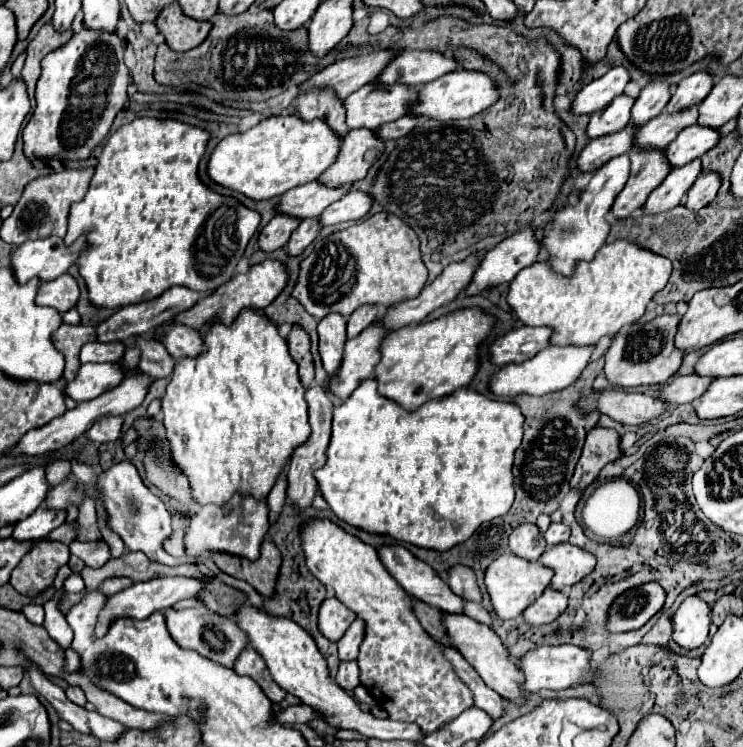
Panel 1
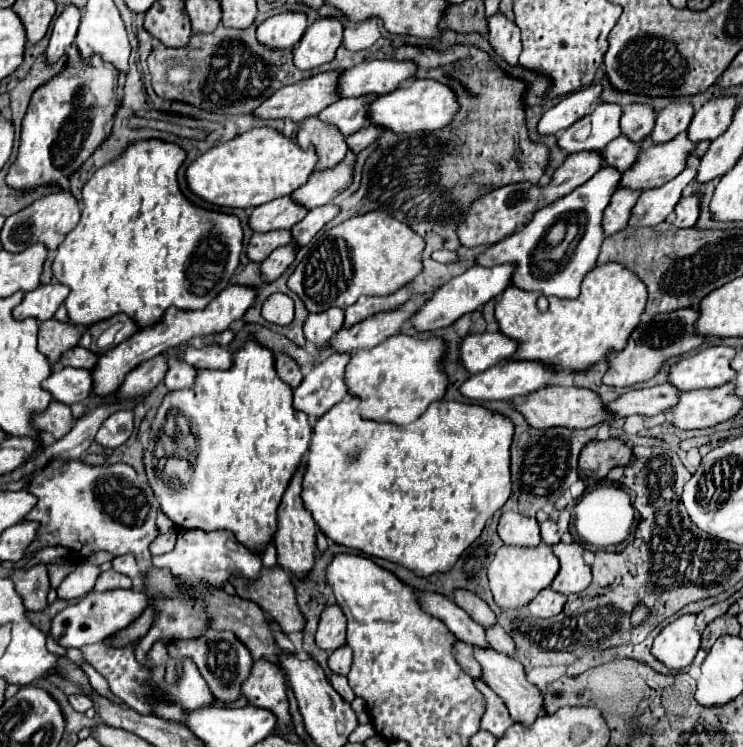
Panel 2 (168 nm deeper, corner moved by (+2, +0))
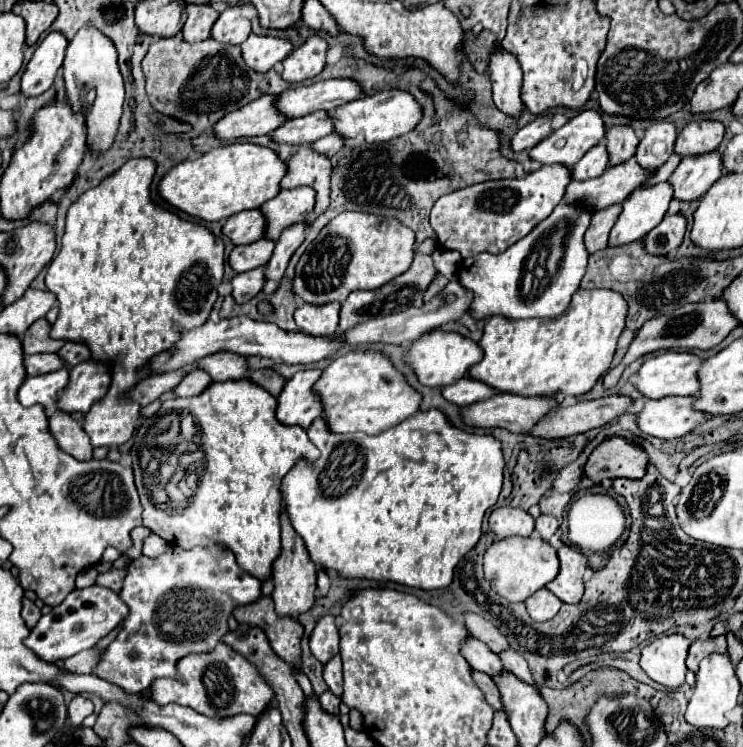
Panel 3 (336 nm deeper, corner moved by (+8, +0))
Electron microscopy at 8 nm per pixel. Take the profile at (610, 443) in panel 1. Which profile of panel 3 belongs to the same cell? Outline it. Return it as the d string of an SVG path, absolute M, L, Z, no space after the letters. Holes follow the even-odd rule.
M608 438L590 454L584 474L594 484L600 484L604 478L640 480L646 474L648 462L648 454L632 440Z

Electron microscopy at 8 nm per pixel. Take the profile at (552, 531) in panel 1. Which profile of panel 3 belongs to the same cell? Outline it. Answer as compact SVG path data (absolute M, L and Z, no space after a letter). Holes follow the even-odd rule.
M540 514L540 516L536 518L536 532L538 532L540 538L550 540L550 536L552 536L556 530L558 530L558 520L556 520L554 516L550 516L550 514Z

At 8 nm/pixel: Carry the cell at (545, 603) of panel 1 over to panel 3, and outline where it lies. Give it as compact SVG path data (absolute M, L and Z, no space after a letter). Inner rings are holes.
M546 588L538 590L536 594L532 594L526 600L526 610L534 622L546 622L546 620L554 618L556 612L560 610L560 606L562 606L562 602Z

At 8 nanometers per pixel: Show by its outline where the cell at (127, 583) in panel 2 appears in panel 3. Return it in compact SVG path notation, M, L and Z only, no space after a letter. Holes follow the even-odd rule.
M112 568L112 570L104 572L104 574L100 574L100 576L98 576L98 580L96 580L96 584L106 586L106 588L110 588L110 590L114 590L114 592L120 592L124 578L126 578L126 570Z

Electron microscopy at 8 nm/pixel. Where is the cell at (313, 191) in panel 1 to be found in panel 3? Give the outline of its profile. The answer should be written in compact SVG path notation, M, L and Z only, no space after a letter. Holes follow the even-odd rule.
M246 210L234 214L224 222L222 234L226 234L234 246L252 244L264 236L264 216L260 210Z

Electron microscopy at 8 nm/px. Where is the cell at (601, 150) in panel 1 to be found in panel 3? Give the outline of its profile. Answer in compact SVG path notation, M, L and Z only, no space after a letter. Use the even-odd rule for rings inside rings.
M552 164L526 174L526 178L490 180L454 190L436 200L430 212L430 226L438 236L438 244L446 250L458 250L462 258L482 252L500 254L516 240L528 236L538 222L552 214L552 210L562 202L570 182L572 178L568 176L568 168Z

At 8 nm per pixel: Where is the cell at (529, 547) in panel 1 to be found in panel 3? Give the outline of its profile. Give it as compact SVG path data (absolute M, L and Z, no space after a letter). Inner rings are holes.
M496 508L490 514L490 528L498 538L530 536L534 530L534 518L520 508Z

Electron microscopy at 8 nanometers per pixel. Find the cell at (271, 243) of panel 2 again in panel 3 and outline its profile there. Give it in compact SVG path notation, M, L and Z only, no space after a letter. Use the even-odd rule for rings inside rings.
M262 238L246 246L236 246L228 258L228 264L234 272L242 274L242 272L266 266L272 252L274 252L274 242Z

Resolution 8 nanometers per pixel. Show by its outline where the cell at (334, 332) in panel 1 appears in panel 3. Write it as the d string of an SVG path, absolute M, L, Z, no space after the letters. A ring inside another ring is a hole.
M304 302L294 312L294 320L298 330L304 334L332 336L338 330L338 312L340 312L340 302L328 302L320 306Z

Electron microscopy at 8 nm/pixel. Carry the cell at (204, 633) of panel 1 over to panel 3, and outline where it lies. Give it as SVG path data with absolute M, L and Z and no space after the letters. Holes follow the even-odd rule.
M220 642L212 652L208 654L192 654L178 662L178 674L182 680L154 680L152 684L152 698L156 704L180 704L188 706L208 718L222 720L238 714L250 714L260 716L264 708L272 702L274 690L272 686L260 676L258 668L232 650L228 644Z

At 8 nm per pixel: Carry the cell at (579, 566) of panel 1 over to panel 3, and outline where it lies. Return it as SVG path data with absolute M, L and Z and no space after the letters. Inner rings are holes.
M572 546L558 548L558 558L560 558L560 572L552 582L546 584L546 588L554 592L562 602L576 604L582 600L584 594L582 574L588 566L588 560L580 550Z

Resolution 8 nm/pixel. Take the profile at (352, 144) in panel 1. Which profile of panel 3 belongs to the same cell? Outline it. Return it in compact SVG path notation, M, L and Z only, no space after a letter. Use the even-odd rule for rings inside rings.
M292 188L282 190L276 198L264 202L260 206L260 212L266 218L264 238L276 242L284 228L302 222L304 216L312 212L312 200L316 200L312 188Z

